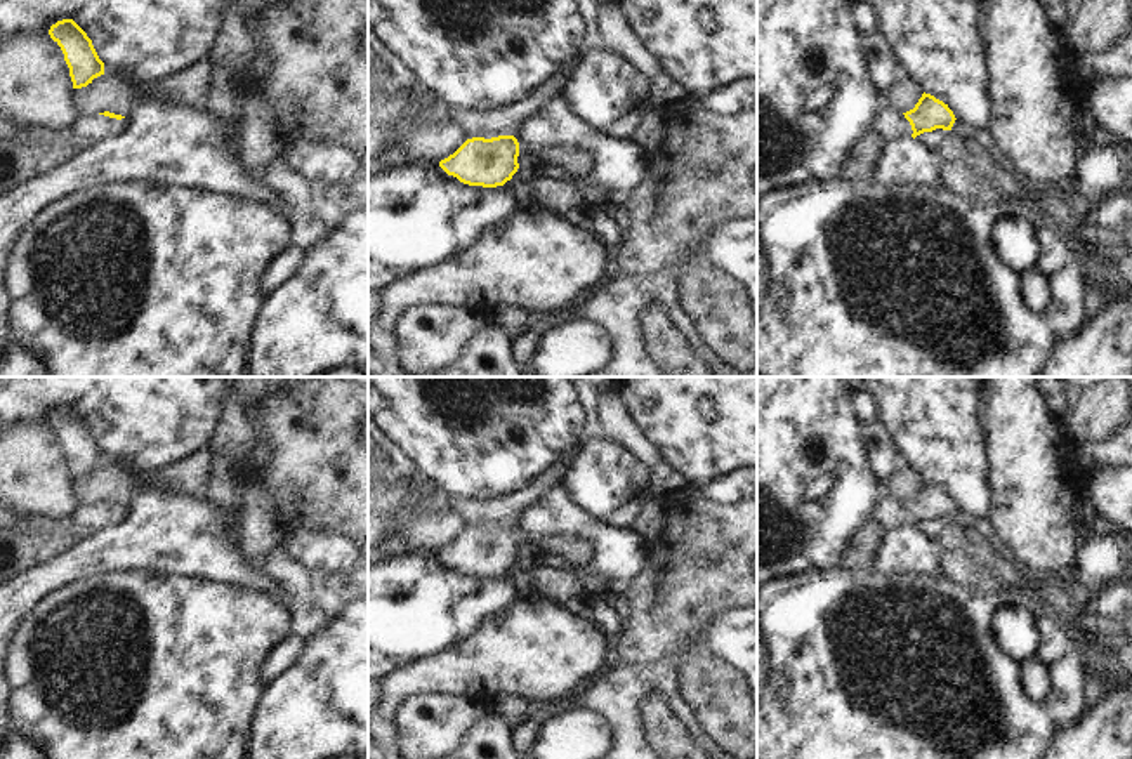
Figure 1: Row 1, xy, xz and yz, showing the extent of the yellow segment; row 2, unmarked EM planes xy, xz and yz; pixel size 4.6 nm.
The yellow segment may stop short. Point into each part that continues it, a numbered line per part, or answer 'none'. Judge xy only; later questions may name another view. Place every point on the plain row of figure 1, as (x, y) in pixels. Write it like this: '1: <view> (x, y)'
1: xy (94, 518)

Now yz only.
1: yz (893, 514)

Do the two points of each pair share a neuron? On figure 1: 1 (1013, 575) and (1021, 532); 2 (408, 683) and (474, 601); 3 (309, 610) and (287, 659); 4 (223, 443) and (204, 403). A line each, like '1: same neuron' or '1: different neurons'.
1: different neurons
2: different neurons
3: different neurons
4: different neurons

